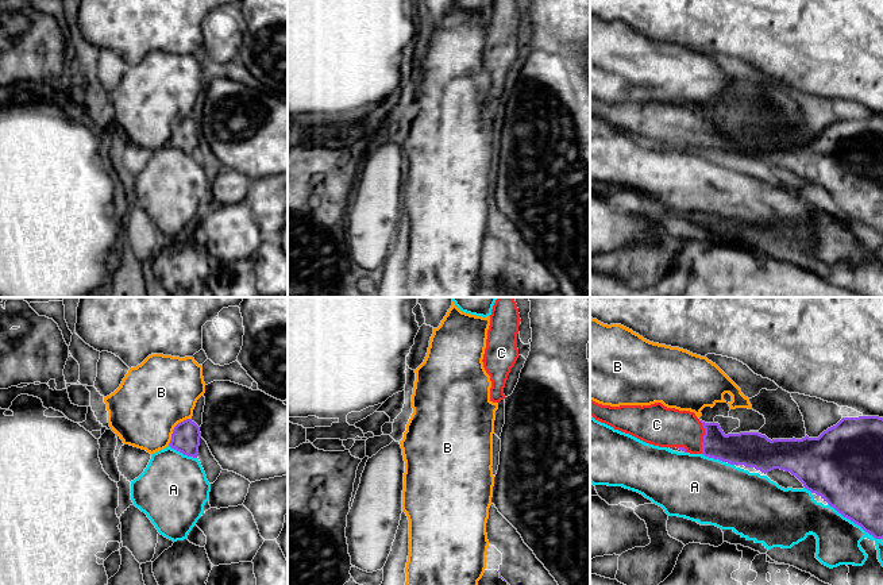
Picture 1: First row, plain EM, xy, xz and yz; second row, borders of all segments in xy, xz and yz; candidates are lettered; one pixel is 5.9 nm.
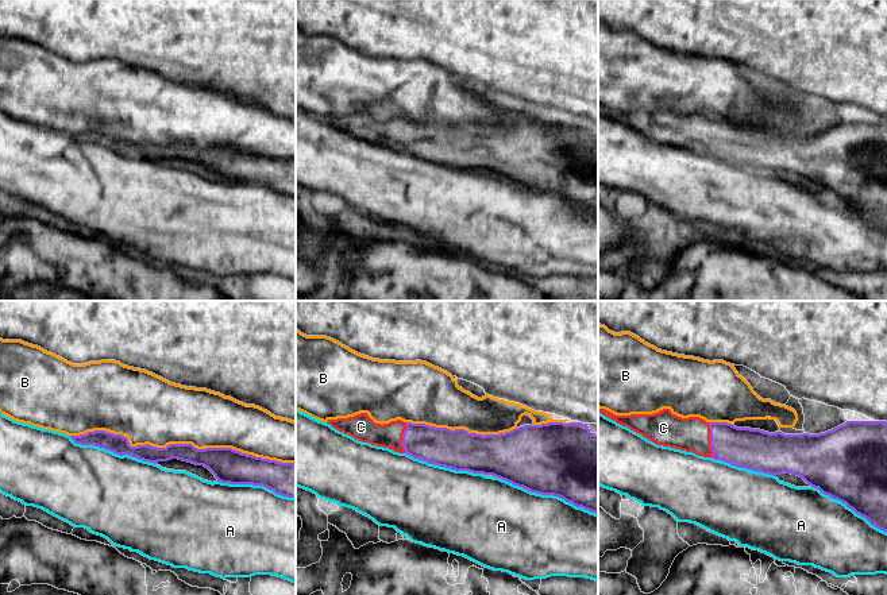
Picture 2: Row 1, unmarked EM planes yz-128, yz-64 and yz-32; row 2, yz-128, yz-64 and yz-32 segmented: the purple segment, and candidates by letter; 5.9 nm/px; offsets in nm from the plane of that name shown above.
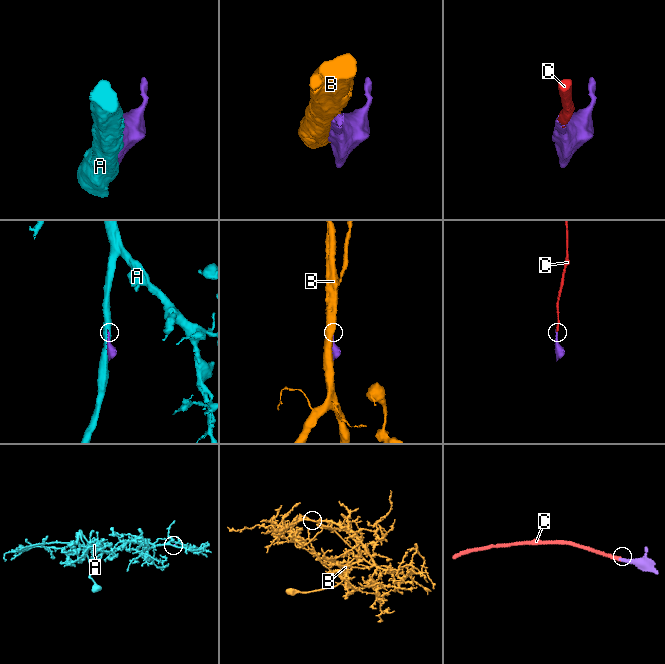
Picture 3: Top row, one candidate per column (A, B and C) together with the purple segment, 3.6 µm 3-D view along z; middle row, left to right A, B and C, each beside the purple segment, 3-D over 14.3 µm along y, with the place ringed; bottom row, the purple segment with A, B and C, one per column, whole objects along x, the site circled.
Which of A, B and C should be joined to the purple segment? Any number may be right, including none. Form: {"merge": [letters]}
{"merge": ["C"]}

